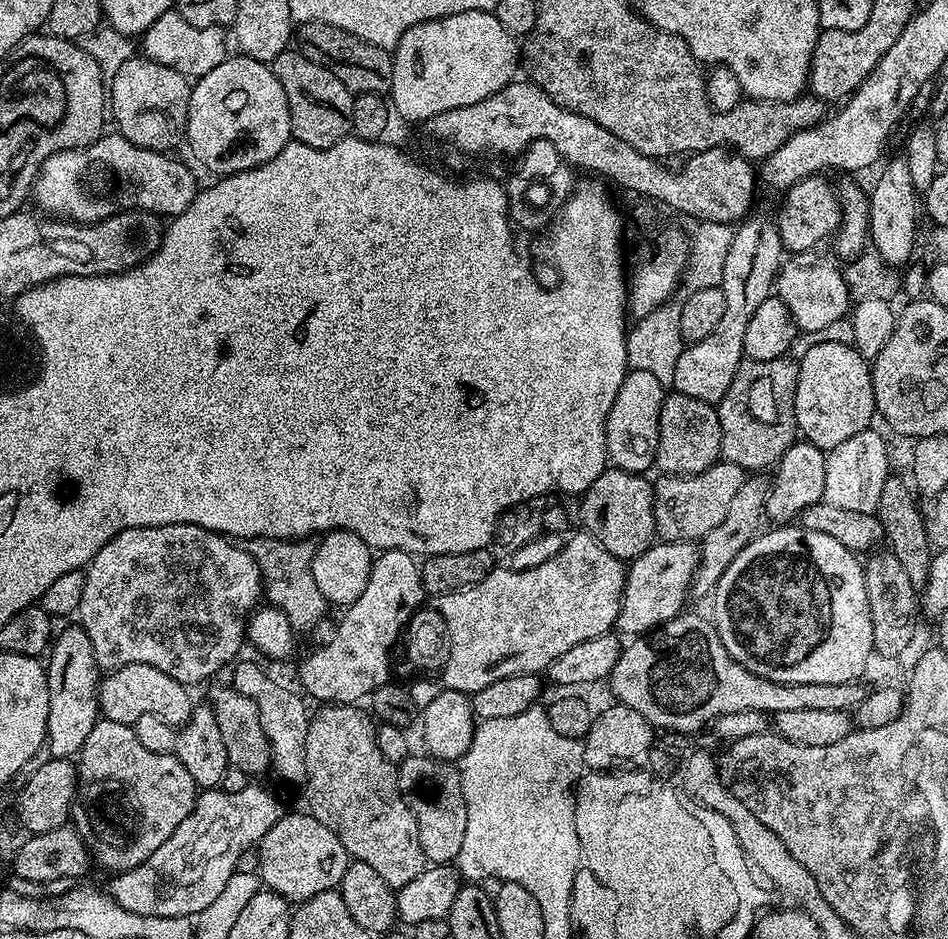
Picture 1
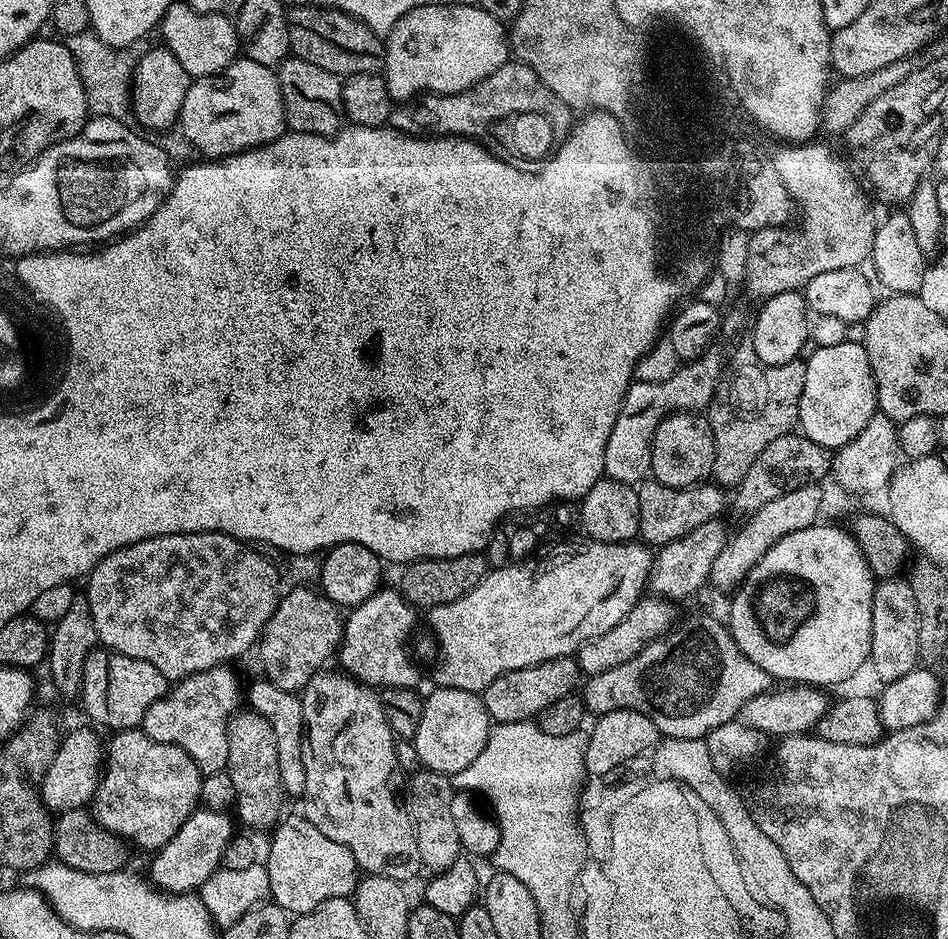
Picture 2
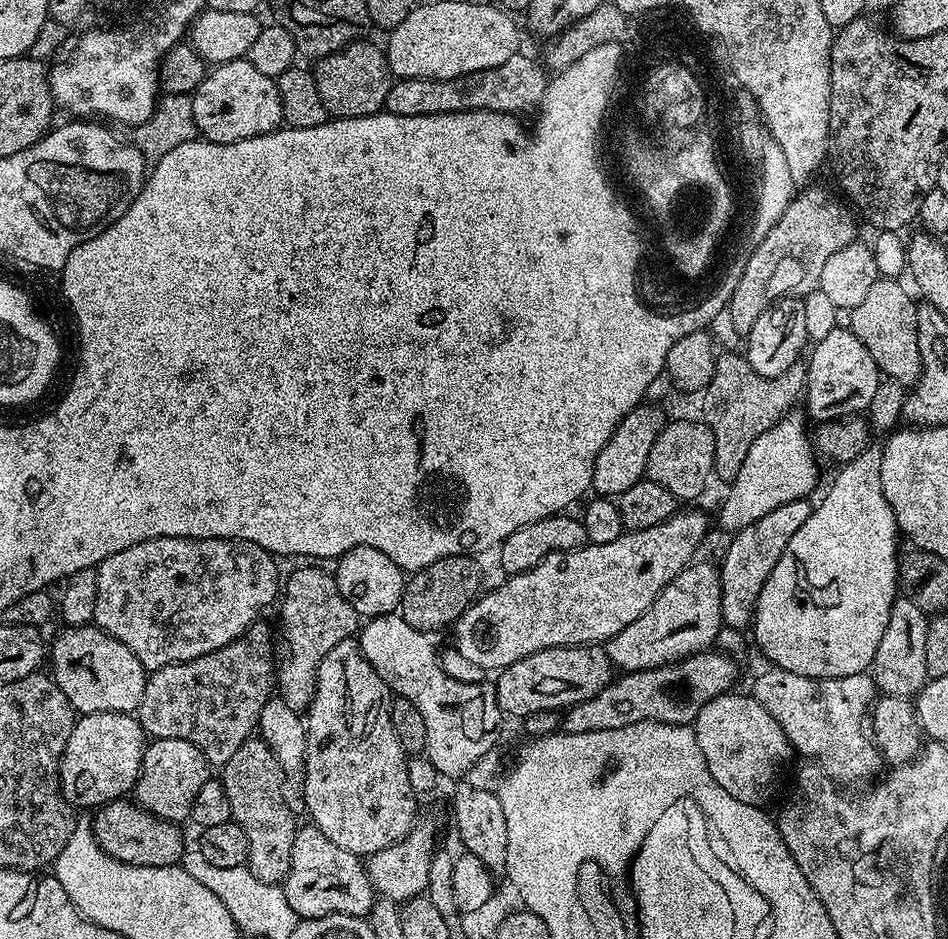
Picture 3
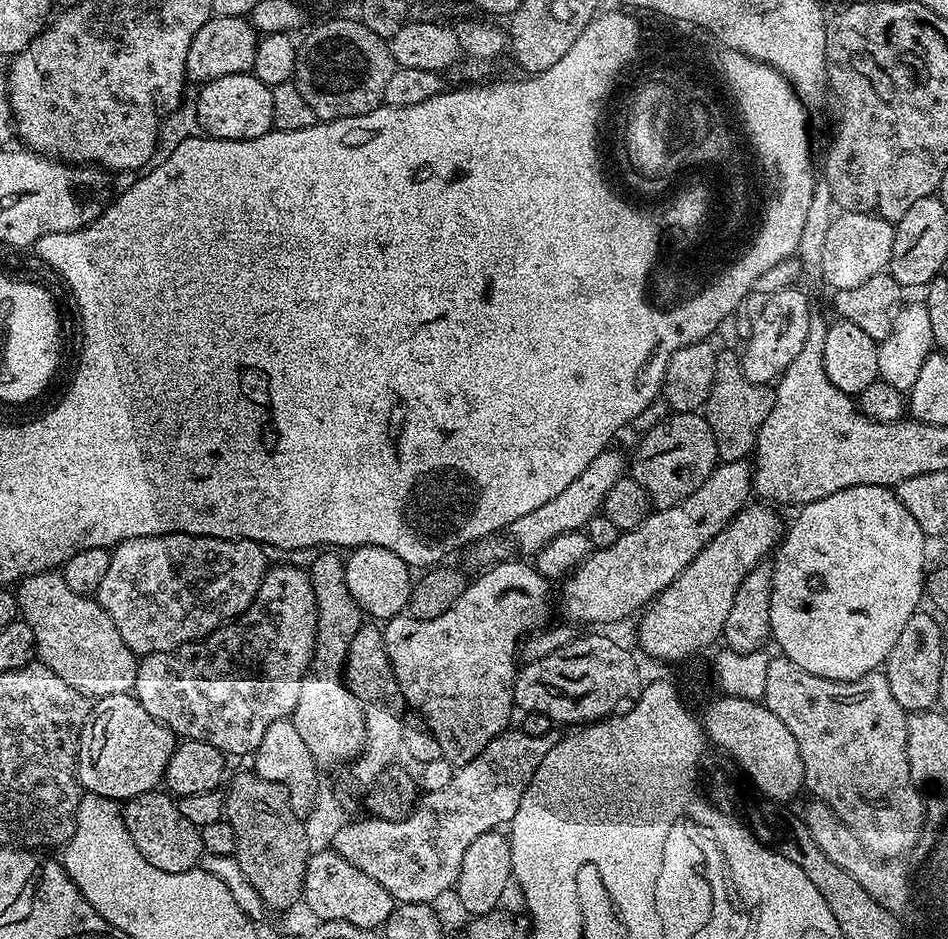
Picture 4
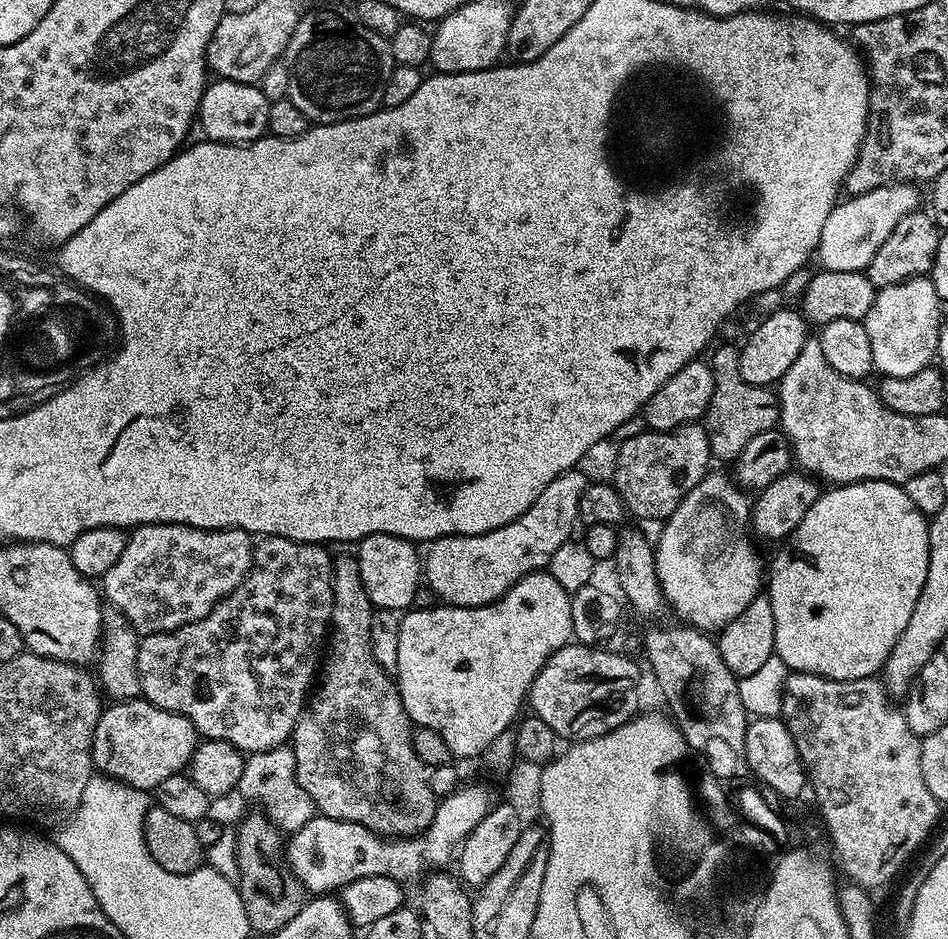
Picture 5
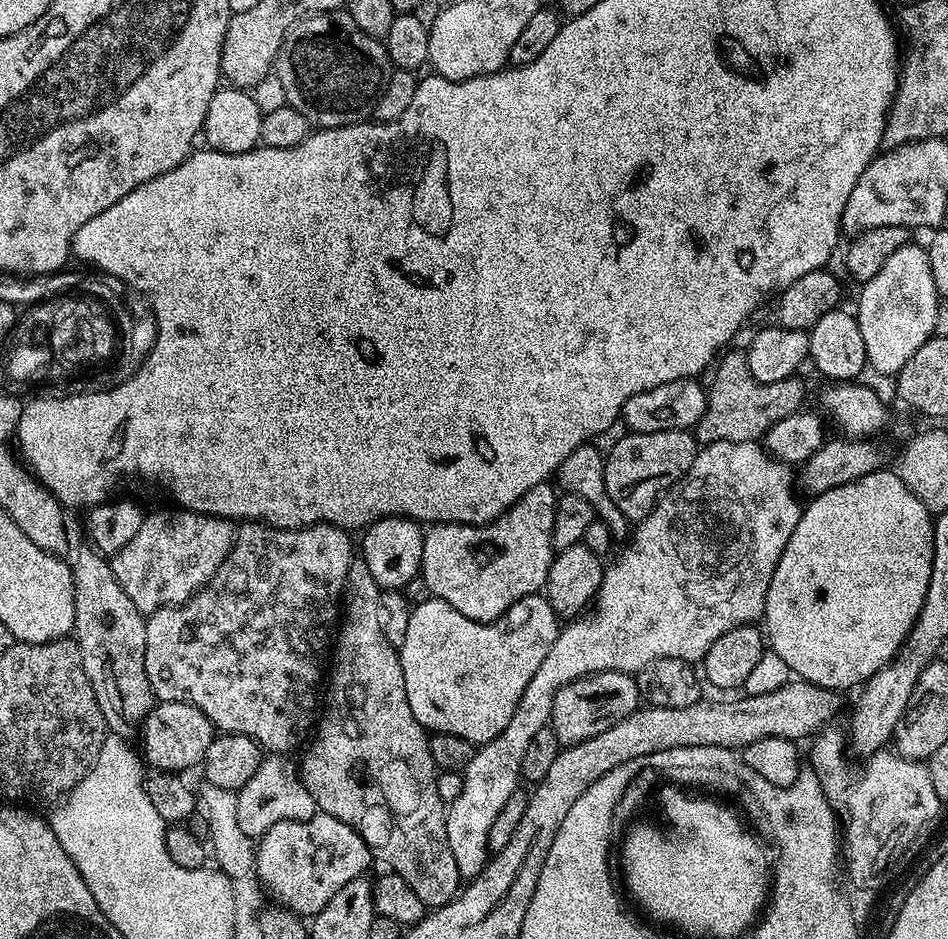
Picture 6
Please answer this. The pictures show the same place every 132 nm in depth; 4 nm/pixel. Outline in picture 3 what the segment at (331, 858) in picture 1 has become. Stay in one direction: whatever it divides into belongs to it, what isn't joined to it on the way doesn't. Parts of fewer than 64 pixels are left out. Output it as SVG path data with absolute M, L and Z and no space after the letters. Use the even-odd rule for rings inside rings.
M301 827L296 833L290 858L290 874L282 881L286 902L290 902L290 910L294 910L294 914L300 920L313 920L323 916L367 917L378 899L378 893L372 887L365 861L350 854L350 850L342 850L342 846L334 846L334 842L330 842L330 838L326 838L326 834L322 834L319 828L307 827Z

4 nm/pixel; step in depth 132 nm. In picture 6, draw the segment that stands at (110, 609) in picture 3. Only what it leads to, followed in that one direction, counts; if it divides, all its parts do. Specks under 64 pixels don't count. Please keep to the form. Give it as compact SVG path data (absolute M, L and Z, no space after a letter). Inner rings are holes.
M179 506L173 512L145 515L142 530L111 557L114 578L126 590L130 602L145 614L159 608L184 604L210 582L212 575L230 554L236 538L233 521L222 516L207 516Z

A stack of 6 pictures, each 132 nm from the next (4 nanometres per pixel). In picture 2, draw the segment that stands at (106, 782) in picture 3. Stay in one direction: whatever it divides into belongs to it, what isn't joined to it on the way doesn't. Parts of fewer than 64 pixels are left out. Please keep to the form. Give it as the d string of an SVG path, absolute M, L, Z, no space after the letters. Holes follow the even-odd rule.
M76 728L69 736L67 733L61 739L60 745L56 747L54 762L50 762L44 781L40 784L40 797L53 813L69 812L93 803L96 788L100 785L102 769L106 764L106 748L102 740L100 744L101 733L88 728Z

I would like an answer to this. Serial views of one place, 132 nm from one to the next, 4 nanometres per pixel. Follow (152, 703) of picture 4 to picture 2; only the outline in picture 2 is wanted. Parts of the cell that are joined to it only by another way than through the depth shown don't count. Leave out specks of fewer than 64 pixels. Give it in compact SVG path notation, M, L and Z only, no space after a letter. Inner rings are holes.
M228 666L211 668L175 681L144 715L142 731L154 738L154 742L166 742L186 750L194 758L201 777L218 774L228 767L228 723L242 704L242 684L240 688L239 678L230 669Z

